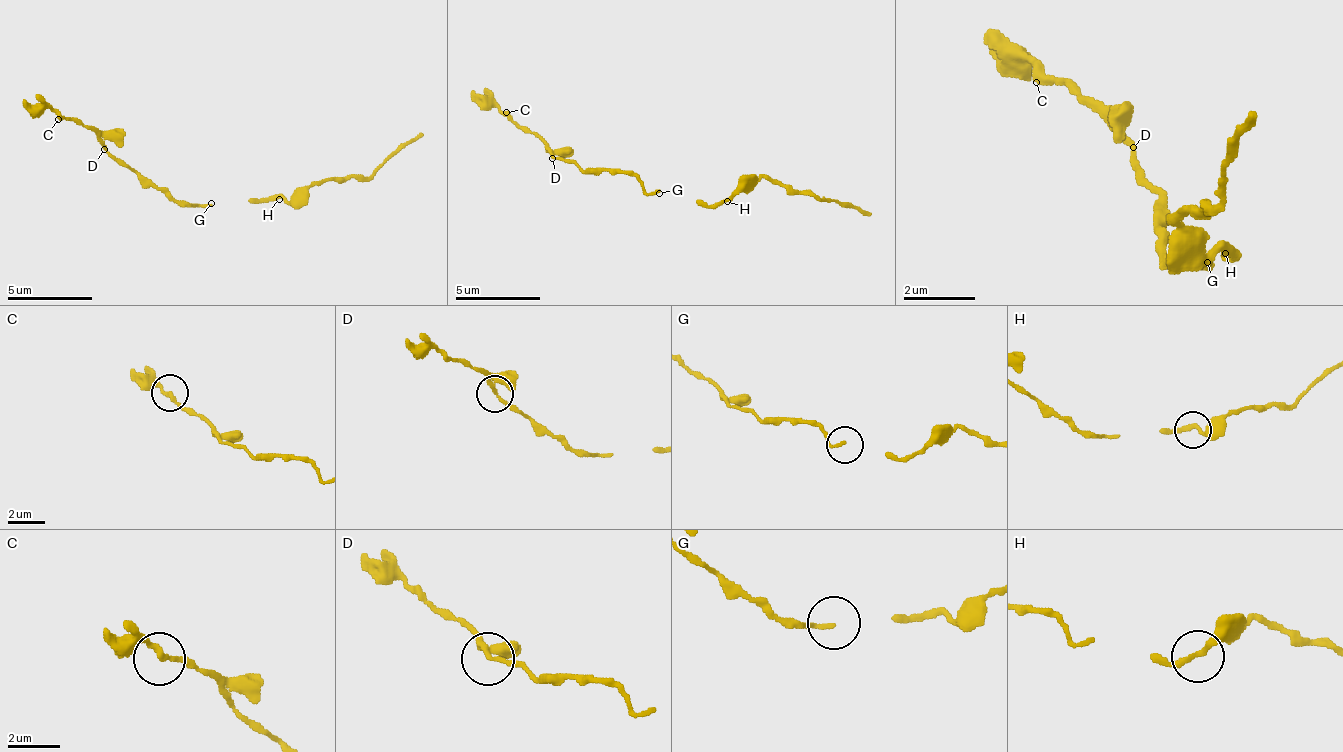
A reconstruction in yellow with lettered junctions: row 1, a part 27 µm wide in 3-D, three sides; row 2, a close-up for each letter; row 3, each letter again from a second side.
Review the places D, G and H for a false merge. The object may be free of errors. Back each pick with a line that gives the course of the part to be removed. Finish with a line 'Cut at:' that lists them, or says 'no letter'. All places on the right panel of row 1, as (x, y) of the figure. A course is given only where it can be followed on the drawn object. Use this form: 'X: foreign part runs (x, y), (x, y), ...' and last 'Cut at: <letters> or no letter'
Cut at: no letter

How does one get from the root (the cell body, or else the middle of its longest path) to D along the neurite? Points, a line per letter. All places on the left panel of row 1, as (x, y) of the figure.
D: (211, 203), (181, 203), (177, 199), (168, 199), (160, 191), (147, 186), (105, 148)

